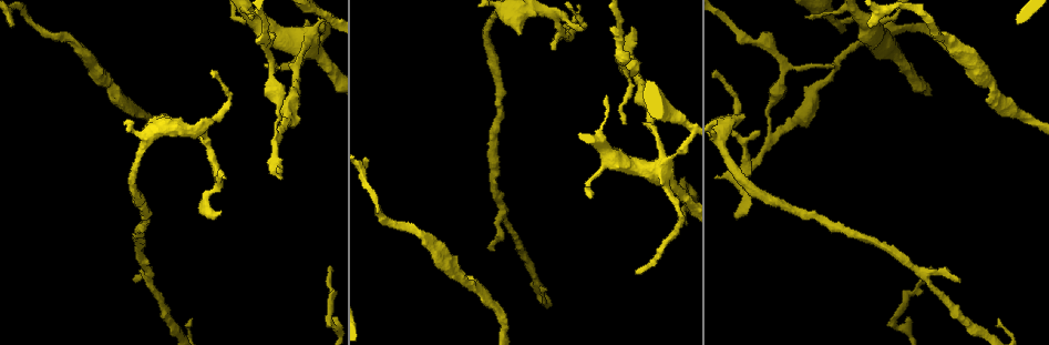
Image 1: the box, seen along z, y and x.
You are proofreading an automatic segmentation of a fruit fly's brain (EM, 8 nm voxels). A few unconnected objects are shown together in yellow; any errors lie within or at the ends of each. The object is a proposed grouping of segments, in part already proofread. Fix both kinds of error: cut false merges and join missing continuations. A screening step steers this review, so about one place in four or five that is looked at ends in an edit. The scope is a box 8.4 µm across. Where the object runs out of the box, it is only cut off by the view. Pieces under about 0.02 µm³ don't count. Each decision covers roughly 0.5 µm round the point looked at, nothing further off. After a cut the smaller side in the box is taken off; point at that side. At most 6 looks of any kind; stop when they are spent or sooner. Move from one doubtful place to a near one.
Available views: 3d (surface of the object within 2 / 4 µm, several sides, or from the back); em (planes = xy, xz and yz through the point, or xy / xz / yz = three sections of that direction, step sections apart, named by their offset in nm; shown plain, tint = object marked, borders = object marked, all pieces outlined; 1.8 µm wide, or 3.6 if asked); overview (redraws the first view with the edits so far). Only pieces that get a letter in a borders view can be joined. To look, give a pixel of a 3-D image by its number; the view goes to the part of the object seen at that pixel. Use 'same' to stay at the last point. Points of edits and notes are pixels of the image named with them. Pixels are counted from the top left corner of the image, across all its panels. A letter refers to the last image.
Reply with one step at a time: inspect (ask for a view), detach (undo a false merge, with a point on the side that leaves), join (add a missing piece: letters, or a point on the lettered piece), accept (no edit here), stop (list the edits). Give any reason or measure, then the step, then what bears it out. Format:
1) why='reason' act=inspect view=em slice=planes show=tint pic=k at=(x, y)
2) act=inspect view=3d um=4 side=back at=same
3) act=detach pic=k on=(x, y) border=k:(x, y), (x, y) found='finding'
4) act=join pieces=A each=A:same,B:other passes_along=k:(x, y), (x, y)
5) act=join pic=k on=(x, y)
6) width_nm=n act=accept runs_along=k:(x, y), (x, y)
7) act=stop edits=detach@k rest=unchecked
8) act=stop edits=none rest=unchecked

why='long arm stops here' act=inspect view=3d um=4 pic=1 at=(283, 71)

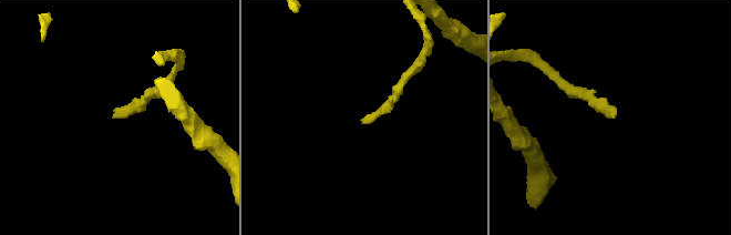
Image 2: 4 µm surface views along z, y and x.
act=inspect view=em slice=planes show=borders pic=2 at=(364, 120)

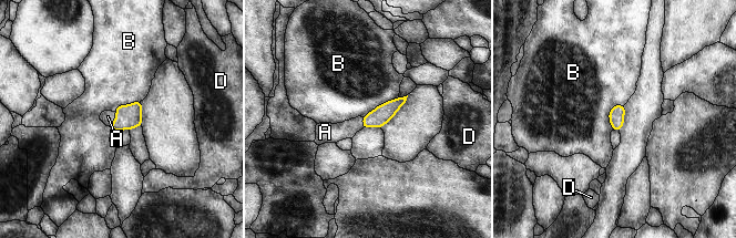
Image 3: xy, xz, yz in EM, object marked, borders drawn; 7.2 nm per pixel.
act=join pieces=A each=A:same,B:other,D:other passes_along=3:(129, 116), (114, 120), (108, 116) found='it goes on there'

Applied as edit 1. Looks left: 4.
why='see it whole again' act=inspect view=overview

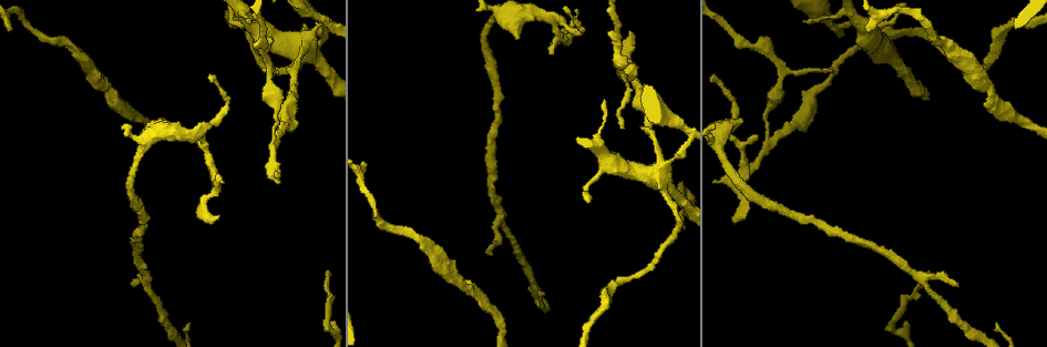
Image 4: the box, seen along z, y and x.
act=inspect view=3d um=2 pic=4 at=(135, 282)

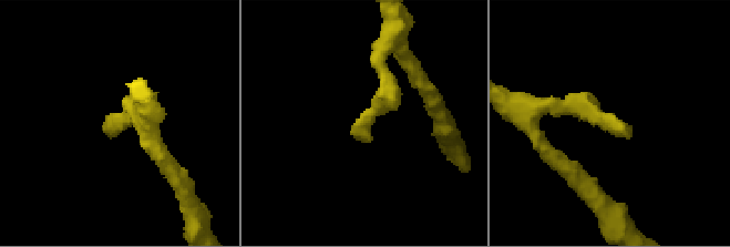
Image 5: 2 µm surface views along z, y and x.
act=inspect view=em slice=xz step=8 show=tint pic=5 at=(119, 130)

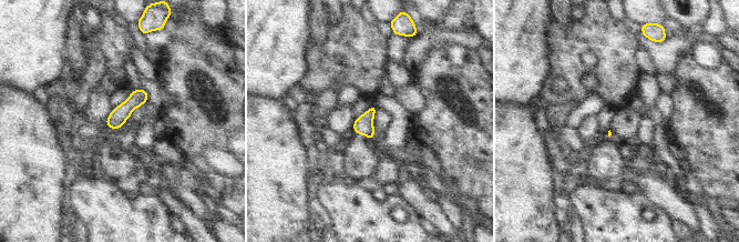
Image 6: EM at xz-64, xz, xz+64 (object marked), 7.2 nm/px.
act=inspect view=em slice=xz step=8 show=borders at=same

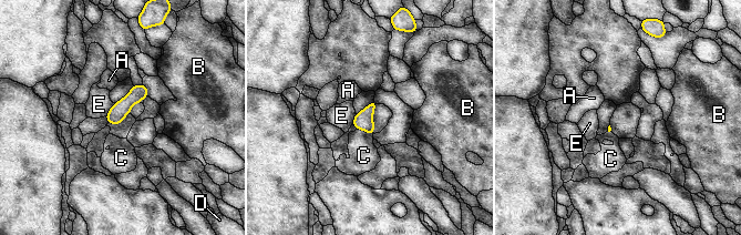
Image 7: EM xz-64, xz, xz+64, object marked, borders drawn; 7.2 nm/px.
act=join pieces=C each=A:other,B:other,C:same,D:other,E:other passes_along=7:(363, 120), (364, 130), (363, 155) found='it goes on there'

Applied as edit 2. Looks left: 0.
act=stop edits=join@3,join@7 rest=unchecked

